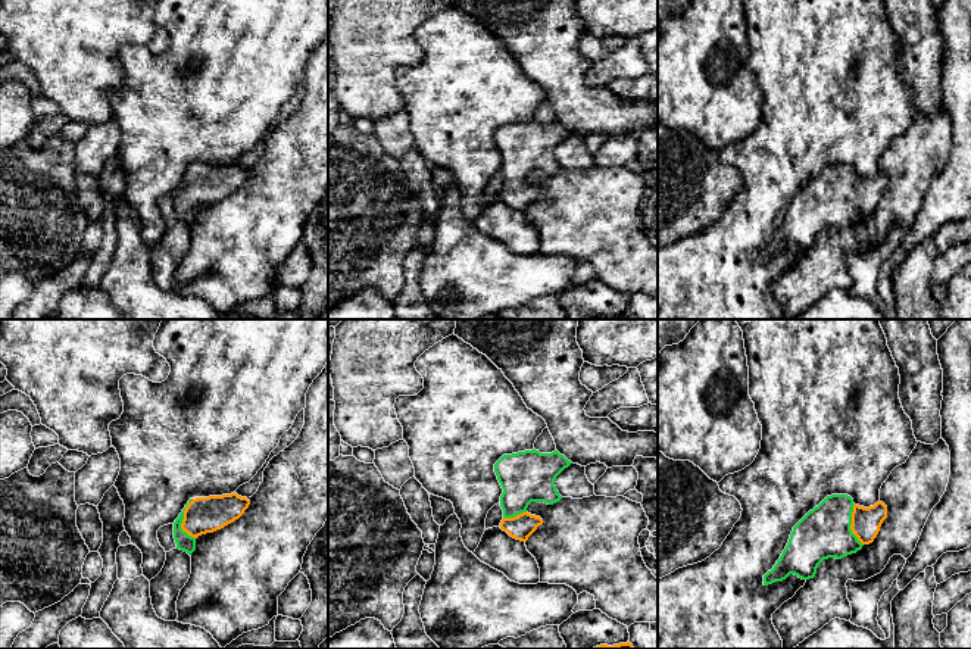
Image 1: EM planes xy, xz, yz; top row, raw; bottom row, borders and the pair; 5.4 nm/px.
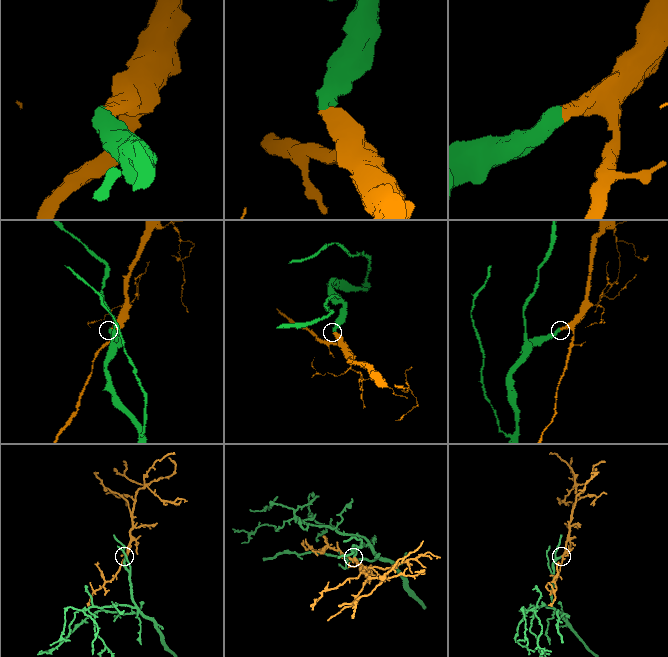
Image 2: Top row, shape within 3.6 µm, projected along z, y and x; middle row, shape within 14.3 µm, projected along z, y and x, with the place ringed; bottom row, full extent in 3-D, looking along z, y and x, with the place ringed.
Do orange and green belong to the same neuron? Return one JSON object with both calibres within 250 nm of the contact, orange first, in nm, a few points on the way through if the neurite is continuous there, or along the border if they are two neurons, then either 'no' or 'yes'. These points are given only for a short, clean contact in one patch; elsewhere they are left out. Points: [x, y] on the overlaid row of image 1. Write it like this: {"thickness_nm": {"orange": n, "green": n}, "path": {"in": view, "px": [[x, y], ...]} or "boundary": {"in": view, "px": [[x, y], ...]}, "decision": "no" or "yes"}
{"thickness_nm": {"orange": 200, "green": 90}, "path": {"in": "xy", "px": [[202, 515], [194, 520], [183, 520], [184, 542]]}, "decision": "yes"}

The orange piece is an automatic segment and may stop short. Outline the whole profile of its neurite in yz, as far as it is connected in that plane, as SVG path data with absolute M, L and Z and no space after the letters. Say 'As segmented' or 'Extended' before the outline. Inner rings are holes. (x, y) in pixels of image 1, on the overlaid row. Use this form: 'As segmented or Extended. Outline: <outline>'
Extended. Outline: M847 494L827 496L793 527L780 559L764 575L764 586L790 574L814 578L824 559L842 559L872 543L886 518L887 506L880 500L864 508Z

